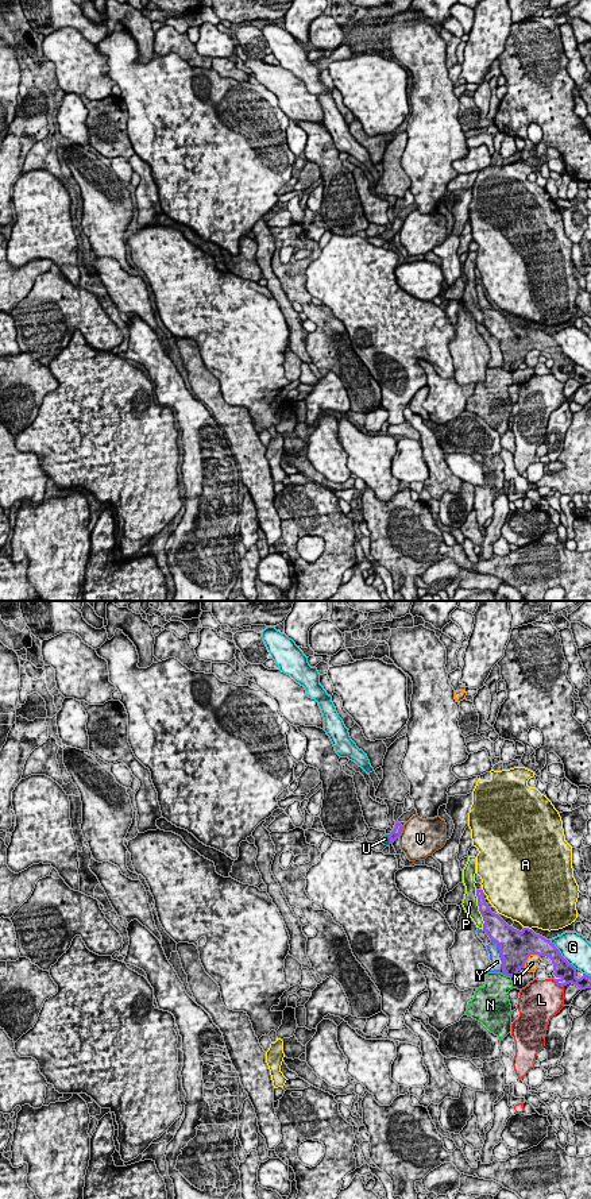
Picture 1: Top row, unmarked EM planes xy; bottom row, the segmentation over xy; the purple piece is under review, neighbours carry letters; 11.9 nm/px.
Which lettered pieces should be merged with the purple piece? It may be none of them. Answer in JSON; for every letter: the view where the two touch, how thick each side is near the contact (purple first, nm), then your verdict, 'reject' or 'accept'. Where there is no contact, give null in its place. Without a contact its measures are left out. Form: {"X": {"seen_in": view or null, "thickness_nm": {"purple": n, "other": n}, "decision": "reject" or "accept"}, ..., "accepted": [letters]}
{"A": {"seen_in": "xy", "thickness_nm": {"purple": 360, "other": 480}, "decision": "reject"}, "G": {"seen_in": "xy", "thickness_nm": {"purple": 220, "other": 340}, "decision": "reject"}, "L": {"seen_in": "xy", "thickness_nm": {"purple": 200, "other": 460}, "decision": "reject"}, "M": {"seen_in": "xy", "thickness_nm": {"purple": 380, "other": 160}, "decision": "reject"}, "N": {"seen_in": "xy", "thickness_nm": {"purple": 300, "other": 300}, "decision": "reject"}, "P": {"seen_in": "xy", "thickness_nm": {"purple": 240, "other": 190}, "decision": "reject"}, "U": {"seen_in": "xy", "thickness_nm": {"purple": 120, "other": 90}, "decision": "accept"}, "V": {"seen_in": "xy", "thickness_nm": {"purple": 120, "other": 460}, "decision": "reject"}, "Y": {"seen_in": "xy", "thickness_nm": {"purple": 380, "other": 160}, "decision": "reject"}, "accepted": ["U"]}

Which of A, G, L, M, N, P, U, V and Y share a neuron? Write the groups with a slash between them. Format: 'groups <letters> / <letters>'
groups A / G / L / M / N / P / U / V / Y

